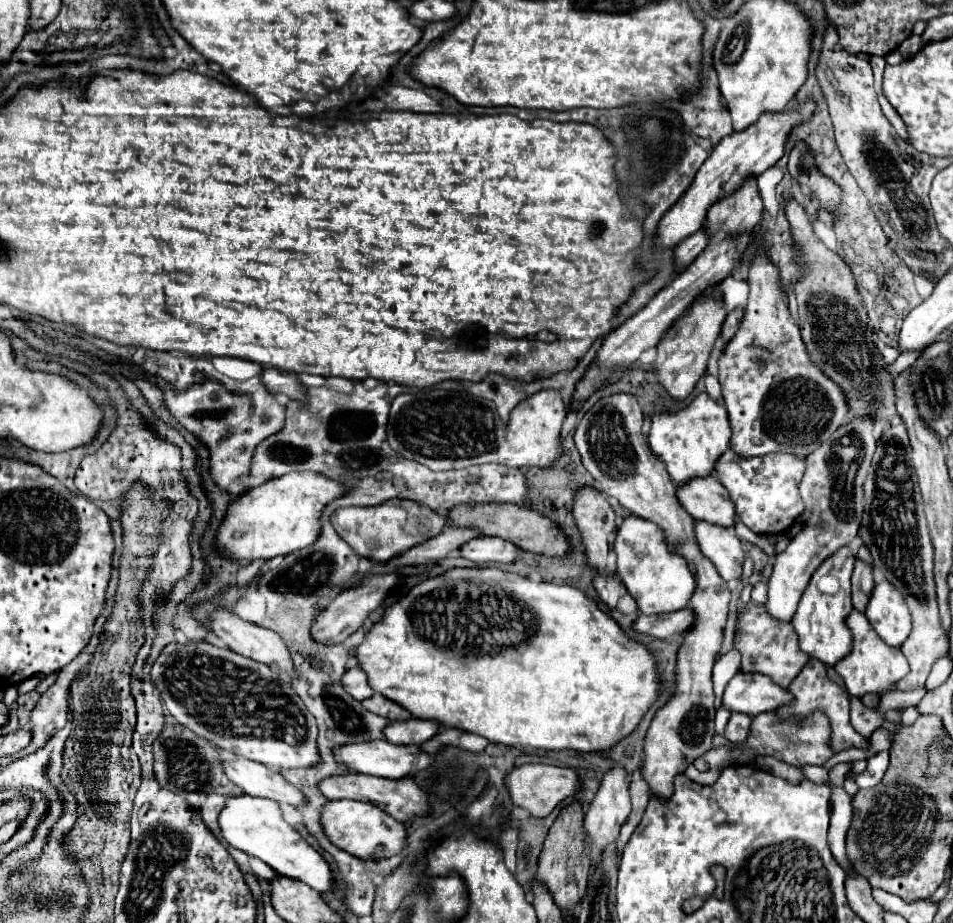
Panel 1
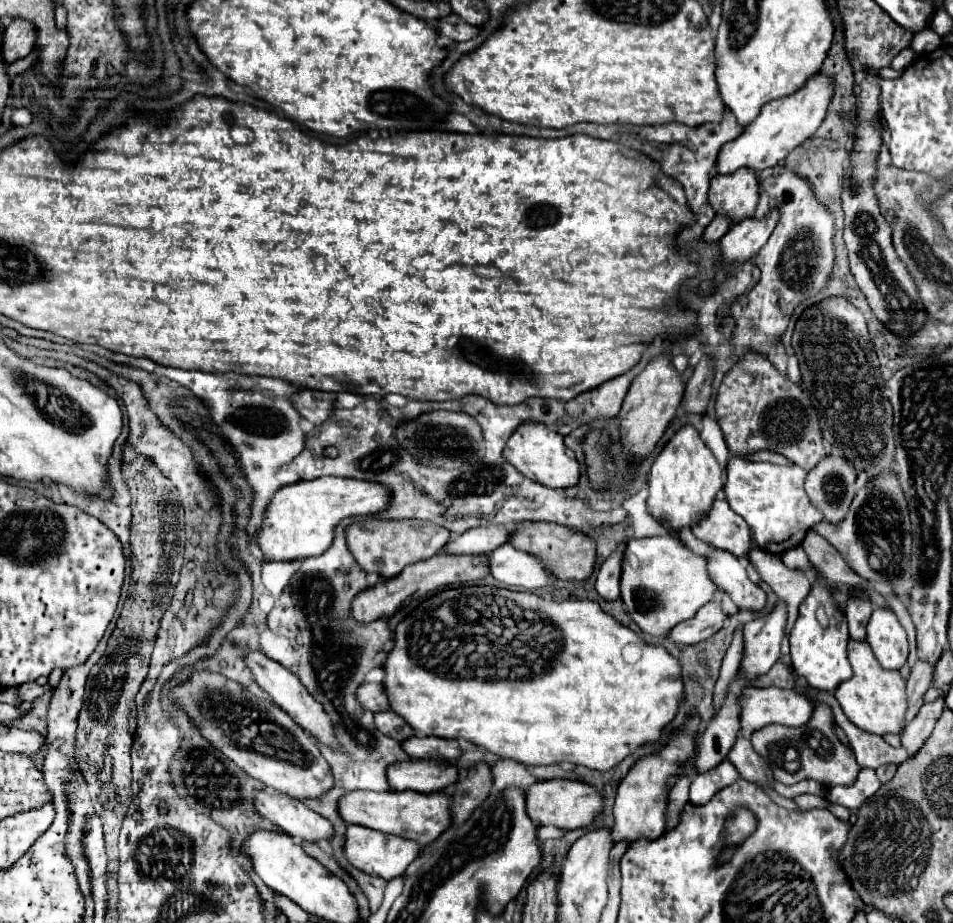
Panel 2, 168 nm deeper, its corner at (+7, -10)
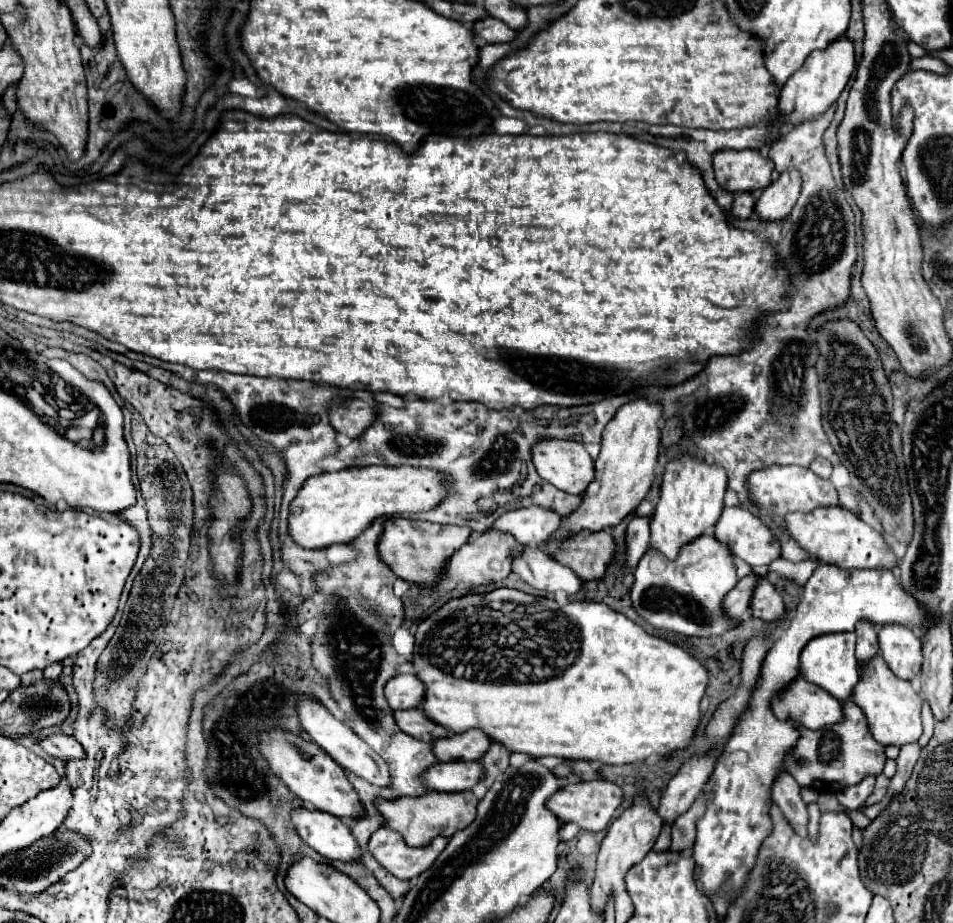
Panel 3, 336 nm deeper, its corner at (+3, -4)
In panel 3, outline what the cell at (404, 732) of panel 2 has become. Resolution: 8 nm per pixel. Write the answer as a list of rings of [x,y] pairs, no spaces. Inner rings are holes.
[[[418,707],[416,709],[394,711],[394,719],[396,719],[396,725],[402,727],[404,733],[412,735],[418,741],[430,743],[432,739],[438,739],[438,737],[448,735],[448,731],[444,727],[440,727],[440,725],[432,723],[430,719],[426,719],[424,713]]]

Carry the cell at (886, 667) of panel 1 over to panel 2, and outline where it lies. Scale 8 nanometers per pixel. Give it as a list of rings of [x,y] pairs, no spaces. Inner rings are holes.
[[[850,641],[848,643],[848,659],[850,659],[854,677],[850,681],[846,681],[846,685],[840,685],[834,691],[834,697],[840,703],[844,715],[858,729],[862,729],[866,733],[874,733],[880,737],[884,737],[886,733],[900,735],[904,721],[906,721],[906,709],[908,709],[906,681],[902,679],[902,675],[898,671],[882,669],[866,641],[864,643]]]

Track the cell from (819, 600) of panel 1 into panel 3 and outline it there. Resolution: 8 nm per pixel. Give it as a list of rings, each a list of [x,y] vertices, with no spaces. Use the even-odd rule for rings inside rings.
[[[830,633],[830,635],[818,635],[806,643],[806,647],[800,653],[800,675],[826,689],[836,699],[850,699],[850,691],[858,683],[858,661],[854,657],[854,645],[856,645],[856,633]]]

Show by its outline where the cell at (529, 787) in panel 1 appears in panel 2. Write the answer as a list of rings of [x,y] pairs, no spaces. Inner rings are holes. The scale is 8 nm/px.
[[[552,779],[526,787],[526,811],[536,825],[554,825],[566,831],[588,829],[594,825],[596,817],[604,813],[604,799],[588,783],[570,779]]]

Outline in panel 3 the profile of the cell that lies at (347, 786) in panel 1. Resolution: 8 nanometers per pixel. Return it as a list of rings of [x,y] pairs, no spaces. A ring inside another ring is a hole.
[[[426,791],[420,797],[398,797],[394,801],[380,797],[374,801],[374,805],[376,805],[378,813],[382,815],[384,827],[400,833],[408,845],[420,847],[420,845],[430,843],[430,839],[434,839],[436,835],[450,837],[458,829],[468,827],[474,821],[478,799],[474,797],[472,791],[458,791],[458,793]],[[466,797],[468,797],[468,801],[466,801]]]

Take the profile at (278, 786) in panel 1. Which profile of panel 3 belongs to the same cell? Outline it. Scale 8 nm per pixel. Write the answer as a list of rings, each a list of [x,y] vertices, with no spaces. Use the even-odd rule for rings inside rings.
[[[296,807],[290,817],[302,841],[322,857],[340,861],[360,859],[360,847],[340,817],[310,807]]]

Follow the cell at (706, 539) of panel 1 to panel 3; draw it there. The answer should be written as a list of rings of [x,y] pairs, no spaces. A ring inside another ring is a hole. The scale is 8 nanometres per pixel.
[[[766,577],[758,579],[758,583],[754,587],[750,609],[752,609],[754,617],[764,619],[764,621],[776,621],[784,615],[782,595],[774,589],[774,585]]]

